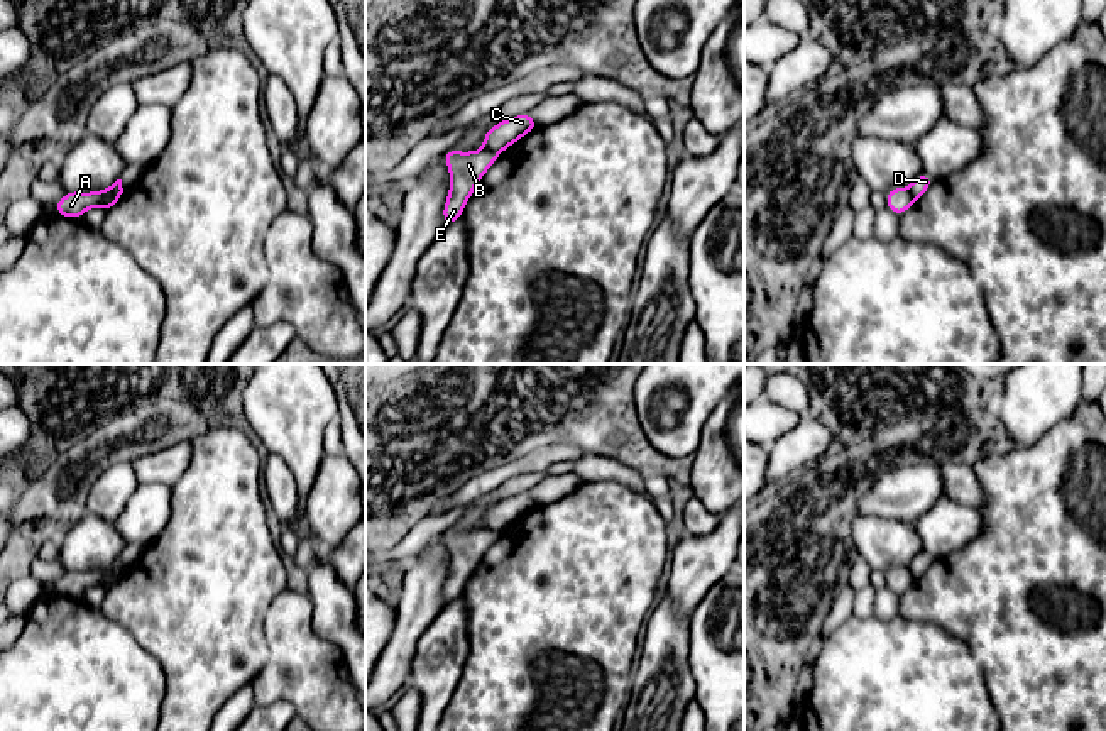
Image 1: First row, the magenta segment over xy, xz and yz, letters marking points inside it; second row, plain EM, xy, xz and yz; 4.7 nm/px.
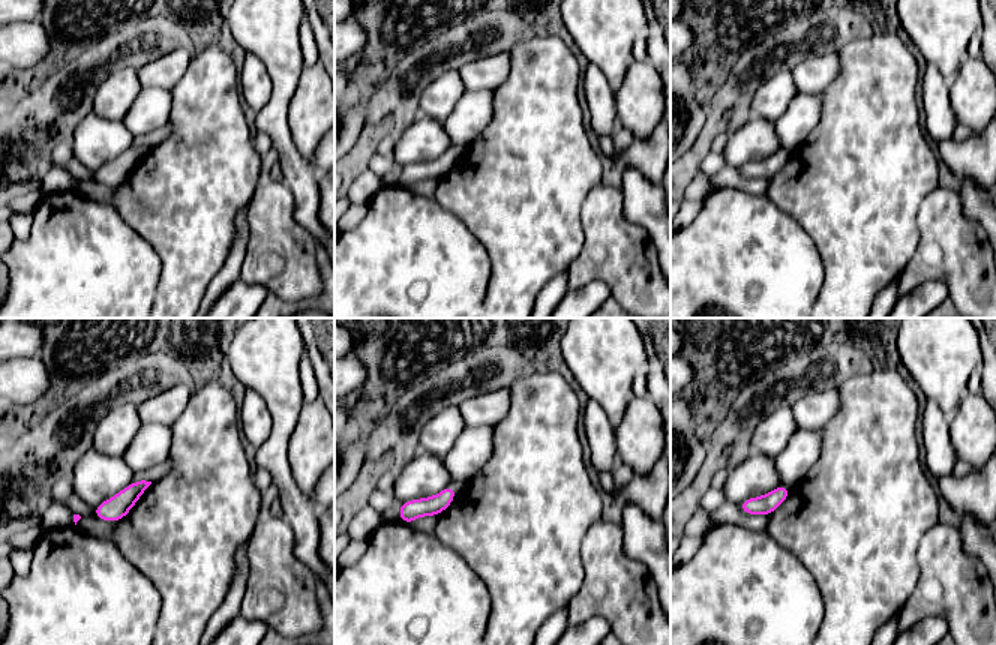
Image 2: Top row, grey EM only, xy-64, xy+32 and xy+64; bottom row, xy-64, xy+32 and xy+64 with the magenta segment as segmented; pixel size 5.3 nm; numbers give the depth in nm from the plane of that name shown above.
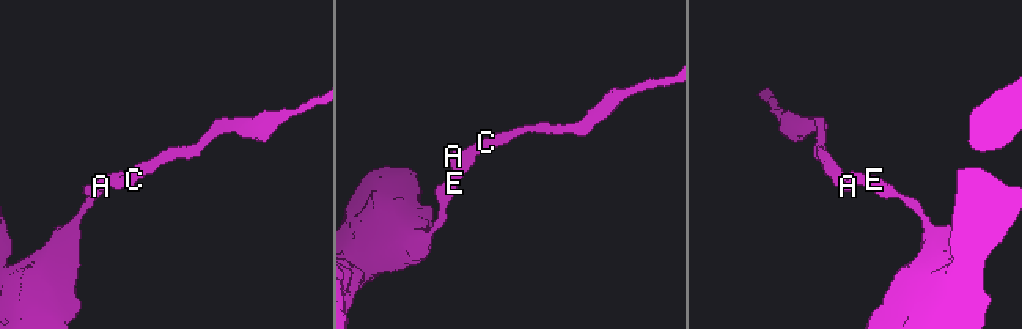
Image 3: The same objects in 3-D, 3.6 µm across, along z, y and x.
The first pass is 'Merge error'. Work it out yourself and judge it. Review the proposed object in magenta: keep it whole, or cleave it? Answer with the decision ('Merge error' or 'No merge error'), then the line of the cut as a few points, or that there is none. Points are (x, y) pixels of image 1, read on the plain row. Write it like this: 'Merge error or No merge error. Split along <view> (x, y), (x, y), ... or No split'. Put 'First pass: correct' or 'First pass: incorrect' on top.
First pass: correct
Merge error. Split along xy (120, 566), (98, 584)

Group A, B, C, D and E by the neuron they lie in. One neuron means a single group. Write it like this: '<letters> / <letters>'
A B D E / C

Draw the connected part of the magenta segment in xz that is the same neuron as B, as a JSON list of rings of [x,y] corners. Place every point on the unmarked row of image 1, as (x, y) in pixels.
[[[448,528],[443,536],[450,550],[450,569],[443,585],[443,604],[448,606],[463,594],[477,562],[497,540],[499,533],[487,528],[468,531]]]

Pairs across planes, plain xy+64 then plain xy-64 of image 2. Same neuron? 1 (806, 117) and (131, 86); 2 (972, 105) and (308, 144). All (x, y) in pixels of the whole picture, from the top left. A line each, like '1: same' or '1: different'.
1: different
2: same

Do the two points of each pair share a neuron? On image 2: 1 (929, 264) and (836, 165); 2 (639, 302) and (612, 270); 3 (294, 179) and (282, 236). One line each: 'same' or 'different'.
1: different
2: same
3: different

